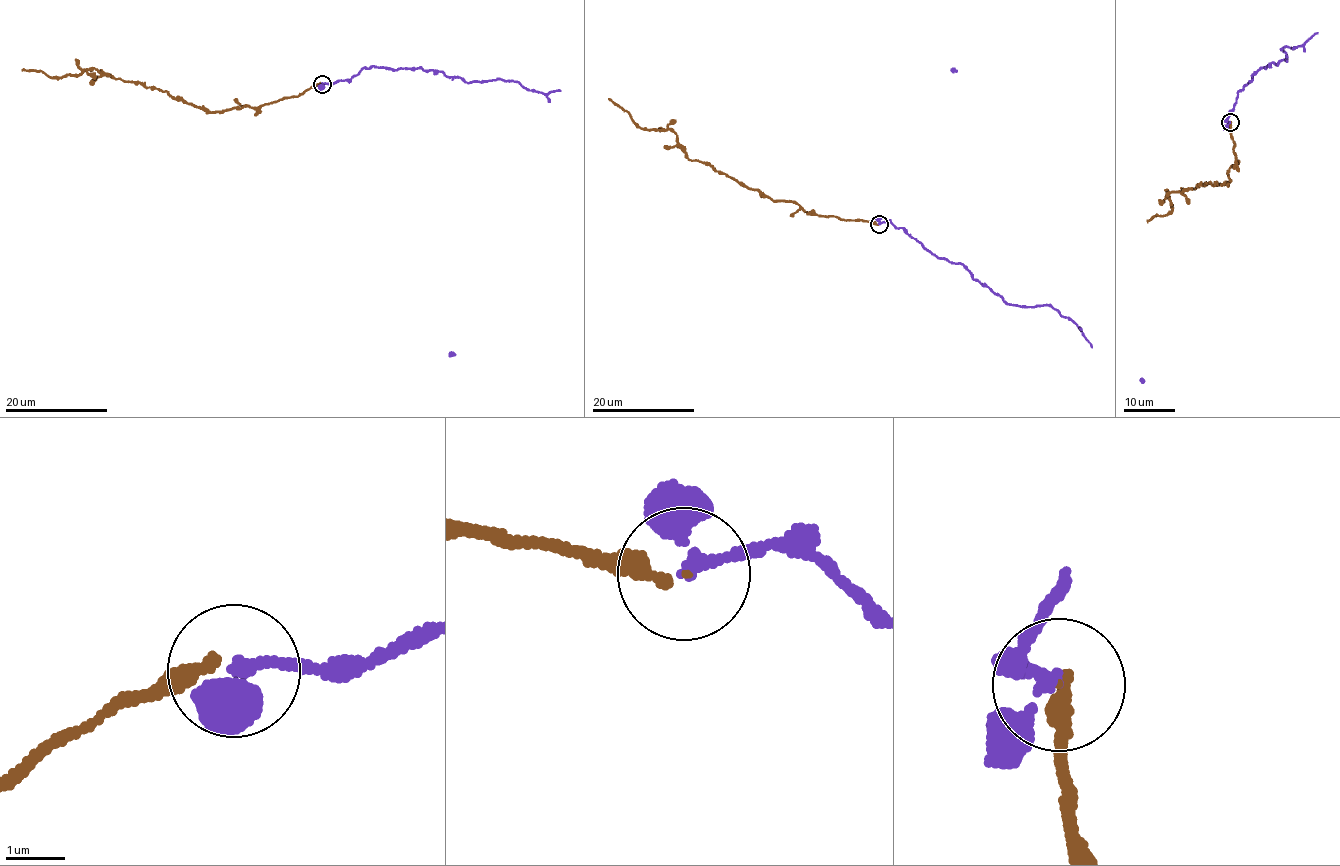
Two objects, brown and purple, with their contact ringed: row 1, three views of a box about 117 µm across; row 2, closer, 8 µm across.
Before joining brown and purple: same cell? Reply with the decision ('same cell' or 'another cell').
same cell

